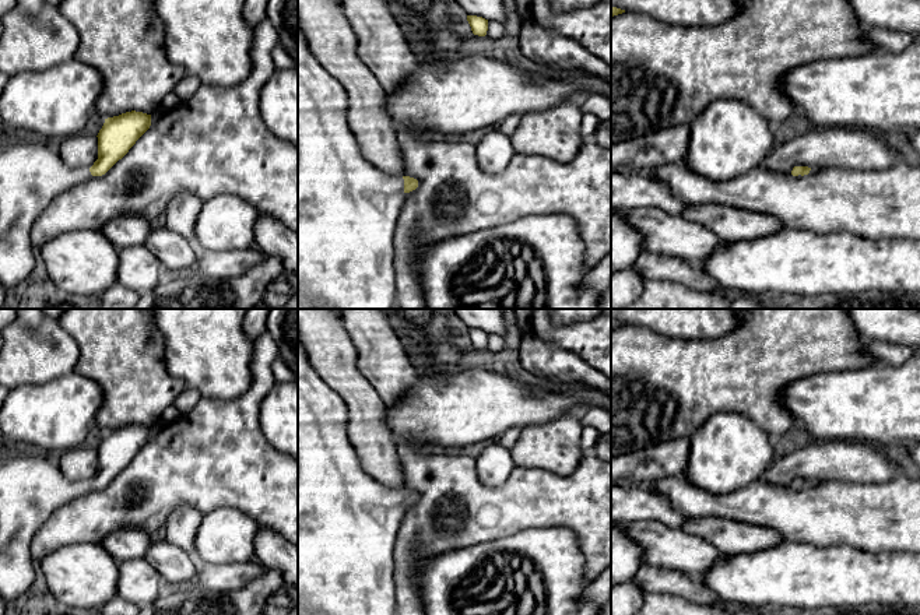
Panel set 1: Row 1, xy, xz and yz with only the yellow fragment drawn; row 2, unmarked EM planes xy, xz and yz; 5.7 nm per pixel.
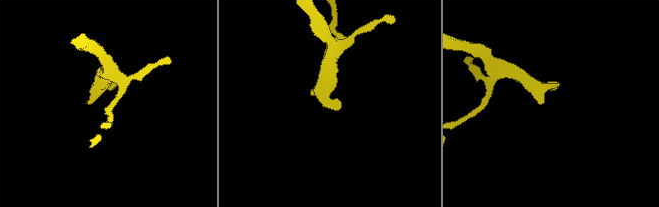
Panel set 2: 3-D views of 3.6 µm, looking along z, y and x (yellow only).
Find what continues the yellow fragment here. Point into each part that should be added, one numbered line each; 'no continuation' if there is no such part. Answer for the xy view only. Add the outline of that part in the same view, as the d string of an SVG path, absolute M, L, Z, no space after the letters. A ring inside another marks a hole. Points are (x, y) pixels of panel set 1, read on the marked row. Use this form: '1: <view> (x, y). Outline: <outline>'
1: xy (31, 174). Outline: M11 141L0 147L0 284L14 295L36 266L31 231L43 210L60 193L88 180L89 168L70 168L59 155L55 143Z

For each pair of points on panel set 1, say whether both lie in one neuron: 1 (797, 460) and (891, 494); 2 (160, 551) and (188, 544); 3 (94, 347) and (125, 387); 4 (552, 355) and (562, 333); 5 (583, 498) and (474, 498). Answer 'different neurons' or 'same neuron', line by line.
1: different neurons
2: different neurons
3: same neuron
4: different neurons
5: same neuron

